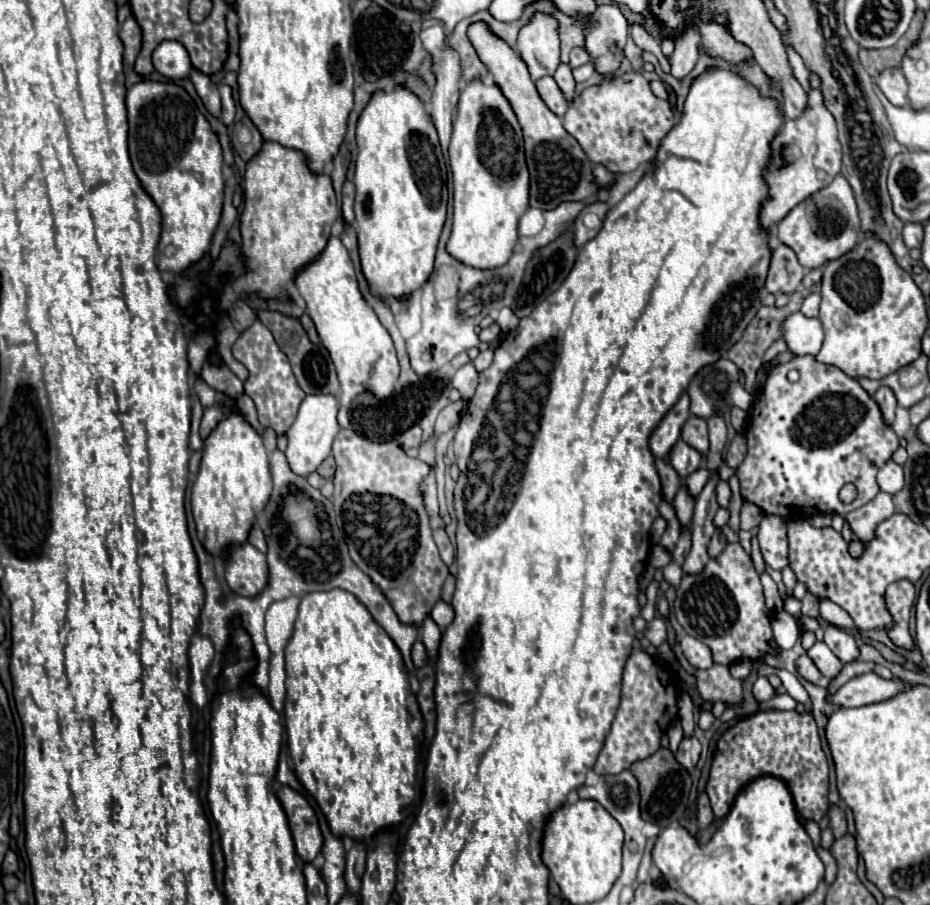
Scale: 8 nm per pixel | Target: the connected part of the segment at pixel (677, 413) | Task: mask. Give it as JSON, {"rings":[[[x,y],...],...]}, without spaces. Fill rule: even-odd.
{"rings":[[[685,392],[677,400],[677,404],[663,416],[663,420],[659,422],[659,426],[653,430],[653,434],[649,438],[653,456],[667,458],[667,450],[671,450],[671,446],[679,440],[681,426],[683,426],[683,422],[687,418],[689,418],[689,396]]]}

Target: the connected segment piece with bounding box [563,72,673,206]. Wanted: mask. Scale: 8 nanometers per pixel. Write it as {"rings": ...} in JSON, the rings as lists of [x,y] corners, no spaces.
{"rings":[[[625,72],[613,82],[601,82],[583,90],[563,116],[563,126],[581,144],[591,162],[605,164],[619,174],[619,182],[608,200],[614,206],[637,185],[643,170],[650,166],[663,138],[673,128],[673,112],[667,100],[651,92],[649,82],[639,72]]]}

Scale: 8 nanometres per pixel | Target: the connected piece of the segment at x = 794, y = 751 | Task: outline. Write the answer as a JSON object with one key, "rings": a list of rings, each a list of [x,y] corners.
{"rings":[[[797,710],[755,712],[739,720],[719,738],[707,782],[707,794],[711,798],[715,818],[725,818],[739,790],[759,776],[775,776],[783,780],[803,820],[819,822],[825,816],[829,806],[827,800],[829,768],[827,758],[821,750],[815,720],[809,712],[805,714],[799,714]]]}

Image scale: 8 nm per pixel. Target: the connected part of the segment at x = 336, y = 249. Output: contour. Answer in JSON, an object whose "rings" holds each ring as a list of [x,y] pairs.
{"rings":[[[329,238],[323,254],[299,272],[295,286],[307,302],[307,314],[315,322],[319,338],[335,364],[341,386],[339,398],[343,402],[351,402],[363,392],[371,392],[377,400],[389,398],[399,378],[399,360],[395,346],[389,332],[381,326],[377,314],[361,296],[353,264],[339,238]]]}

